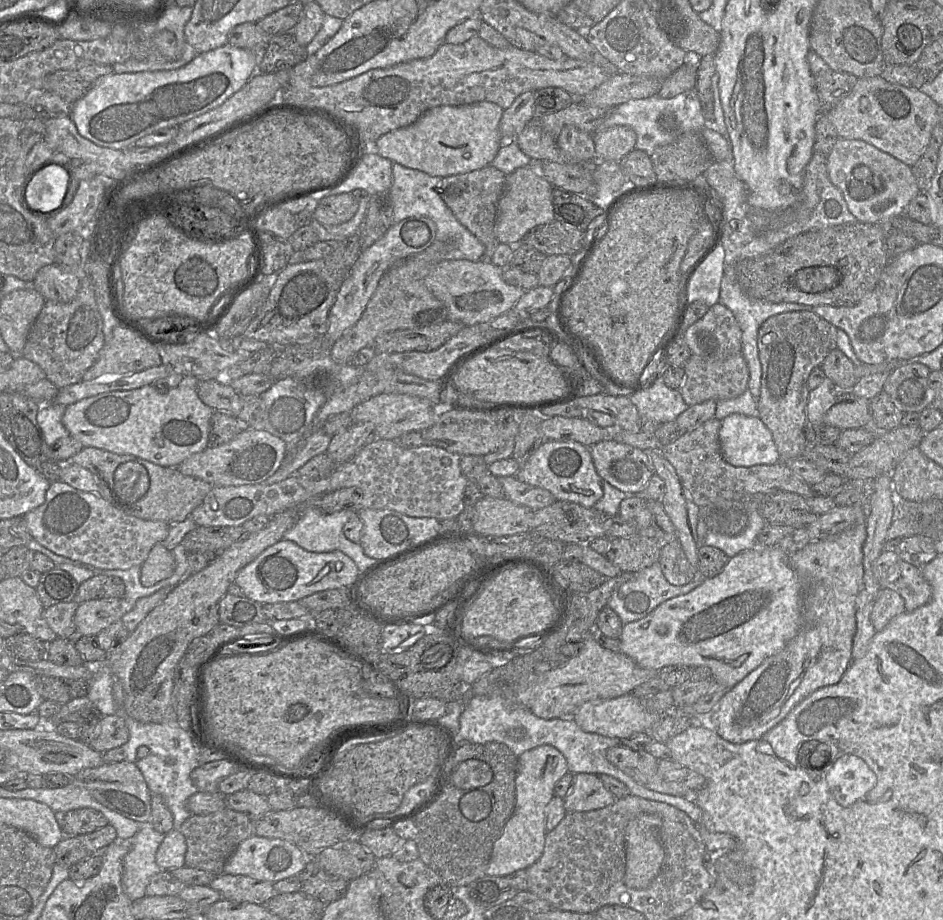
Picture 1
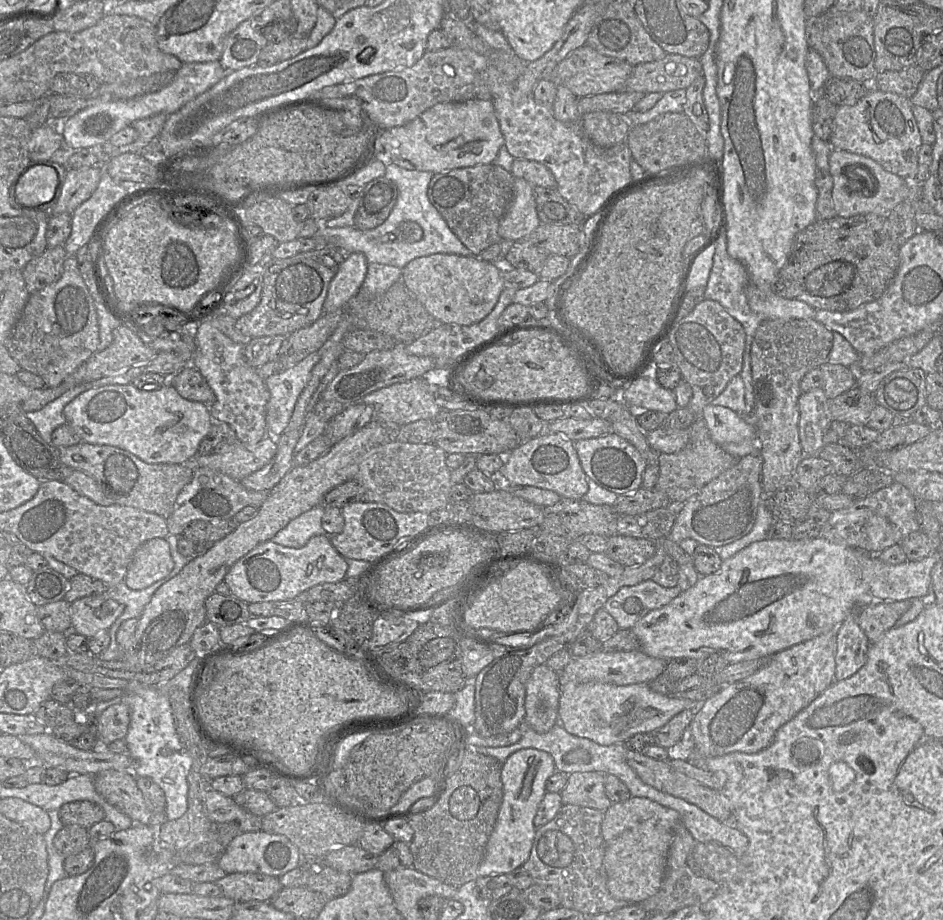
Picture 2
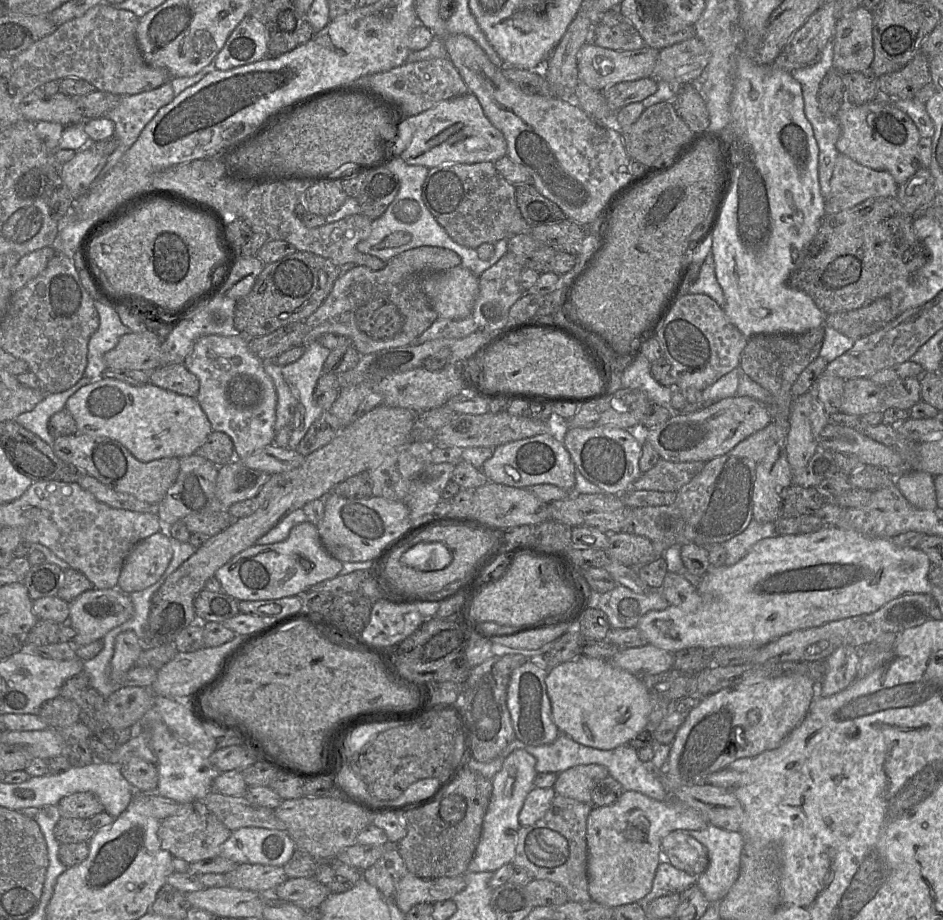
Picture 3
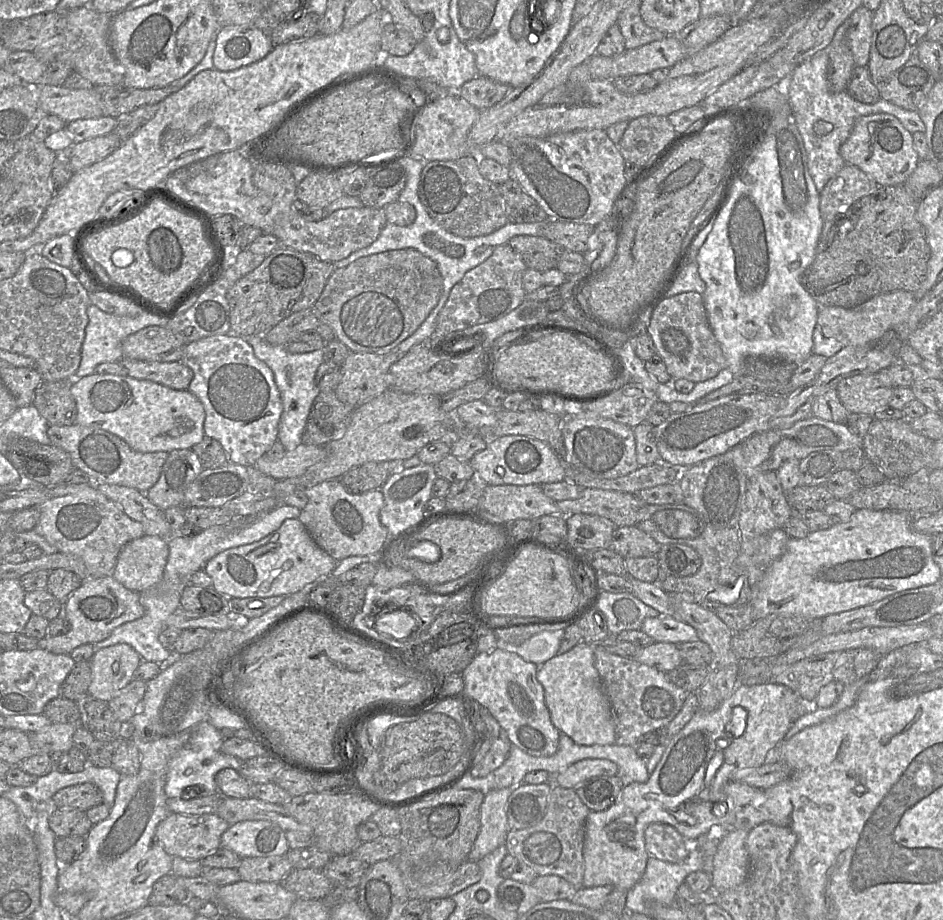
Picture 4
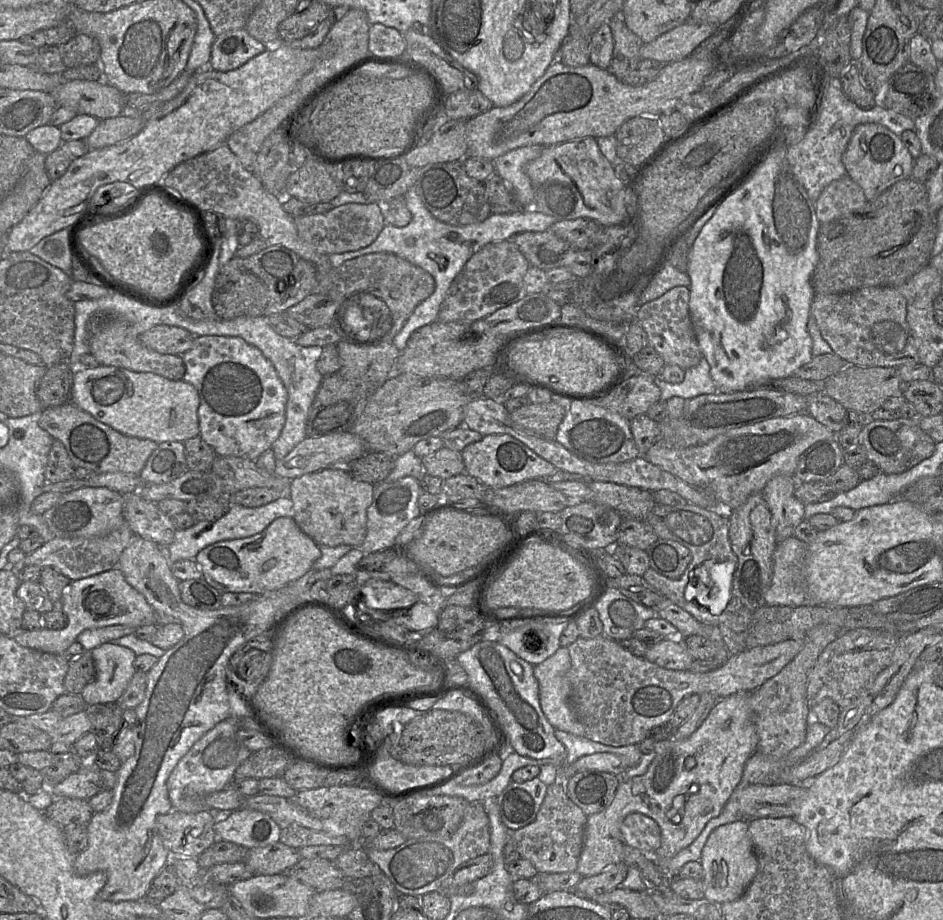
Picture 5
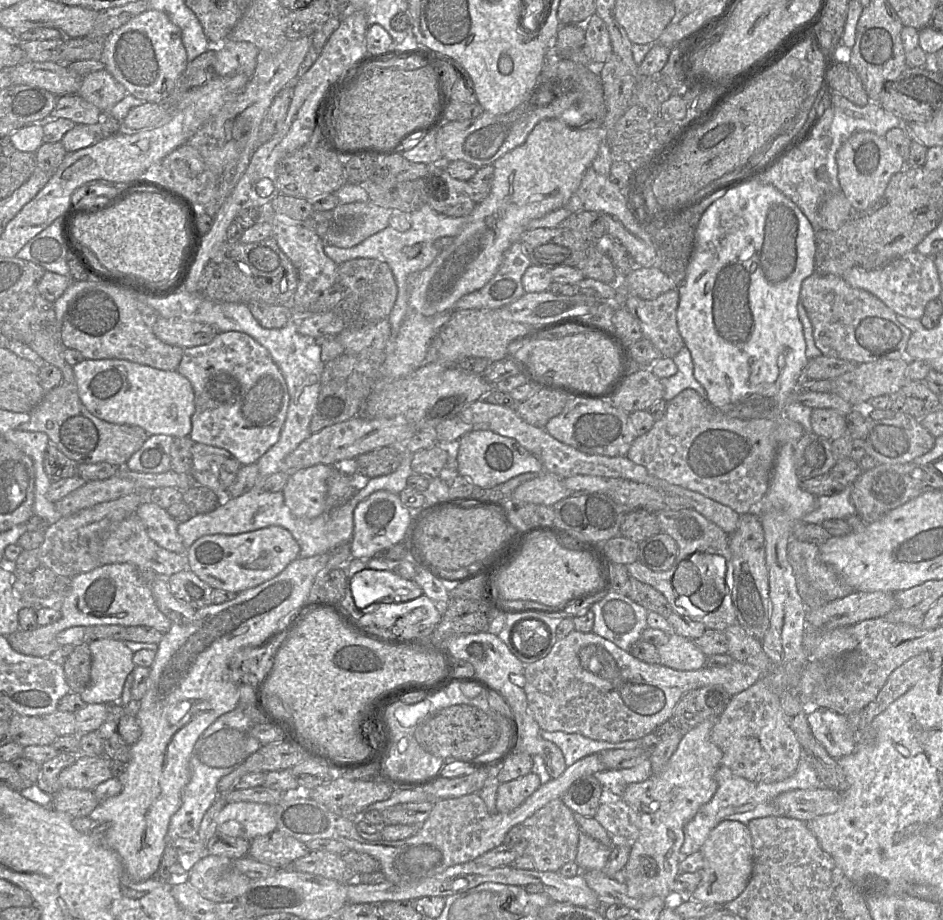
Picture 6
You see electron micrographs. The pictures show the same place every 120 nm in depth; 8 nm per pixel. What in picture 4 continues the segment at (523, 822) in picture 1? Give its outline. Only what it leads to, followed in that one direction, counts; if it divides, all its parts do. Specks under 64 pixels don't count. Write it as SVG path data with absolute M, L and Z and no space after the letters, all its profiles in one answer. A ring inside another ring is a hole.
M519 785L492 790L485 794L480 807L480 829L467 860L478 862L500 845L510 831L506 805L509 796Z

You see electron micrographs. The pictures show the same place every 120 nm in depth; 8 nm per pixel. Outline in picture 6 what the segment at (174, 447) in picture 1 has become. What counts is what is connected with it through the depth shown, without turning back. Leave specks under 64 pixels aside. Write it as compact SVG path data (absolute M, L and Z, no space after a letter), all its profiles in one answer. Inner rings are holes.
M84 359L82 362L73 366L73 373L76 379L78 394L81 402L87 408L87 410L97 418L113 424L139 426L143 428L148 433L149 436L167 435L167 436L171 436L172 438L189 436L192 428L191 419L195 411L194 391L190 381L186 377L181 375L177 370L175 371L160 370L150 366L142 365L128 360L121 360L121 359L101 359L101 360Z

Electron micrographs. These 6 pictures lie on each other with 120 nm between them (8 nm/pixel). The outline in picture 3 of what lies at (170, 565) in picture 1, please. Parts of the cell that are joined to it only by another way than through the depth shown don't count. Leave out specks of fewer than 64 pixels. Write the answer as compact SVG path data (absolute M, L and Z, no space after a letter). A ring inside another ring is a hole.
M165 529L140 541L124 562L117 588L126 594L148 588L162 577L172 557L170 537Z

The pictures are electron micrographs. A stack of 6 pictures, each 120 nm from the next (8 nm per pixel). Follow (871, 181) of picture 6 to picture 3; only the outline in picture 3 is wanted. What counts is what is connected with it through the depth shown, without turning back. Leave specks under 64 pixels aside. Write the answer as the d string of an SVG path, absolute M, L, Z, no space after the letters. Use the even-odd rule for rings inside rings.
M879 94L875 100L862 105L845 101L836 115L841 126L836 148L840 154L863 166L889 172L899 186L921 168L921 136L912 119L889 103L888 98Z

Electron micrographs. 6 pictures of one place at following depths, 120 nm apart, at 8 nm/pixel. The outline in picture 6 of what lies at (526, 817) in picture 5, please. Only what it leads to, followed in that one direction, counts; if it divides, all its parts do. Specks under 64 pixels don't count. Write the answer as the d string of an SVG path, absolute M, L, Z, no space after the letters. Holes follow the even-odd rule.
M530 772L509 782L500 783L496 795L496 809L509 813L519 807L542 783L539 777Z

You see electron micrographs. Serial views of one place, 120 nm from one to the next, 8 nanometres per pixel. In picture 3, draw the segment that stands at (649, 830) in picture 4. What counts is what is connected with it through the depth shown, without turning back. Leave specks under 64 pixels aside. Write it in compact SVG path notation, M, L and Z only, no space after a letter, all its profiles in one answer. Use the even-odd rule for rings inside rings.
M675 830L662 840L661 861L666 861L689 875L696 875L697 882L707 868L708 850L693 836L683 833L683 830Z

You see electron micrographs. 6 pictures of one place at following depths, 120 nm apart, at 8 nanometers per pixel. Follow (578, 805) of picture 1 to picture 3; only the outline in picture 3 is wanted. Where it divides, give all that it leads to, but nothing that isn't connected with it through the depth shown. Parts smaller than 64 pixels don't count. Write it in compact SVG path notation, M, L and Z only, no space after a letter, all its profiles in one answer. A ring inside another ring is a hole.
M588 764L574 766L557 775L553 789L558 795L586 804L592 804L592 789L608 775L610 775L609 771L603 765Z

